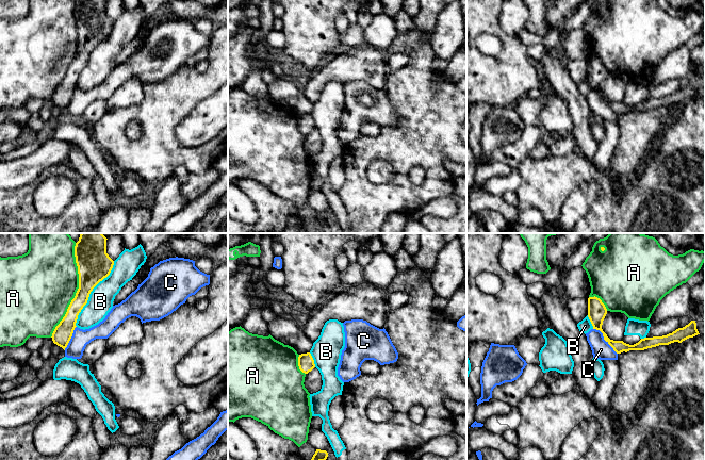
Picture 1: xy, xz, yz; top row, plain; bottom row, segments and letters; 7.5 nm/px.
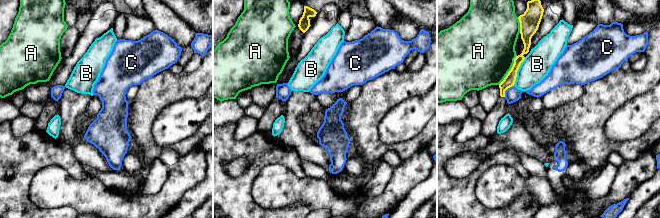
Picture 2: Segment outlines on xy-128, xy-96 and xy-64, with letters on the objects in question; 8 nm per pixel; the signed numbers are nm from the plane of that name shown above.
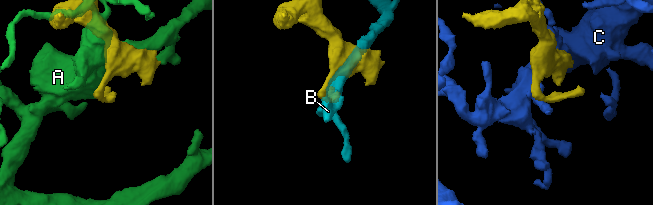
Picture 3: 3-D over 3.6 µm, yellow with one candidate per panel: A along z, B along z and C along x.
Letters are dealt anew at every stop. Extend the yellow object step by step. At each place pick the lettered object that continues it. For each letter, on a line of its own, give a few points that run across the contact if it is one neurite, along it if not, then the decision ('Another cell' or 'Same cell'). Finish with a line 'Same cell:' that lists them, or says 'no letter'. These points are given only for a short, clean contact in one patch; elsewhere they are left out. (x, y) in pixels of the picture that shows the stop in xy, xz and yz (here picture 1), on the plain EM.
A: Another cell
B: Another cell
C: Line: yz (593, 89), (602, 95), (603, 100), (617, 115). Another cell
Same cell: no letter

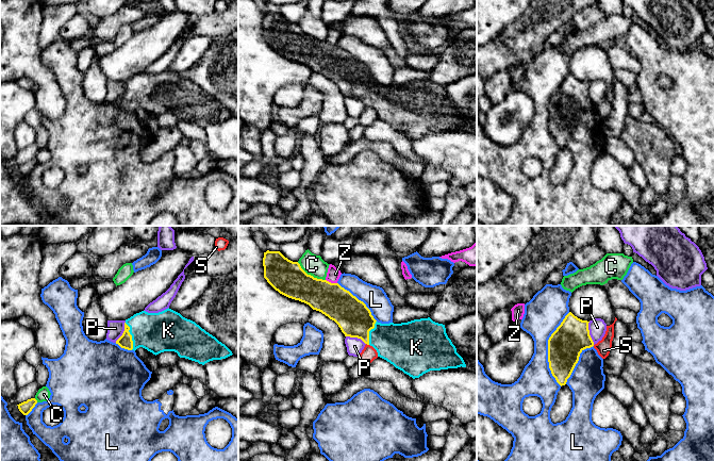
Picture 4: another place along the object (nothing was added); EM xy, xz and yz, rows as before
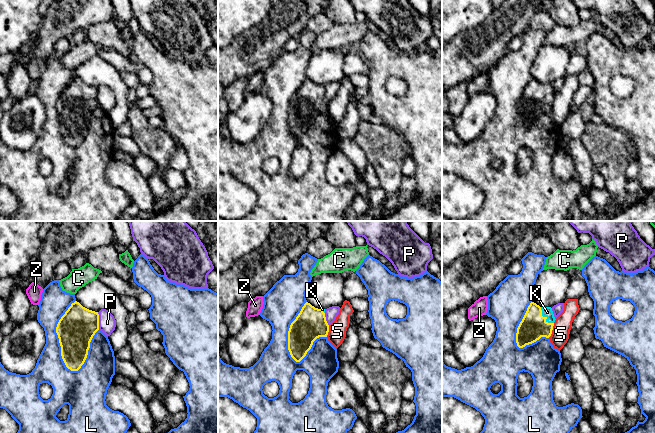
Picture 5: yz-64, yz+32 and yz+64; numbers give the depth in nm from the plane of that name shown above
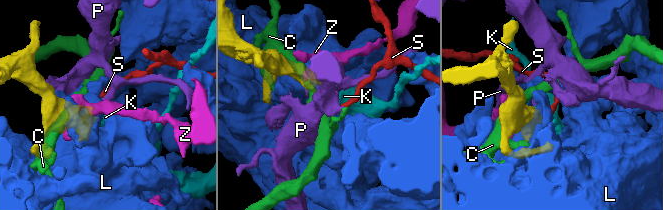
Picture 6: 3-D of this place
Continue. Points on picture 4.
C: Another cell
K: Line: xy (125, 102), (131, 98), (138, 94), (158, 94). Same cell
L: Another cell
P: Line: yz (588, 83), (588, 96), (594, 105). Another cell
S: Line: xz (366, 104), (368, 106). Another cell
Z: Line: xz (326, 40), (336, 45). Another cell
Same cell: K

